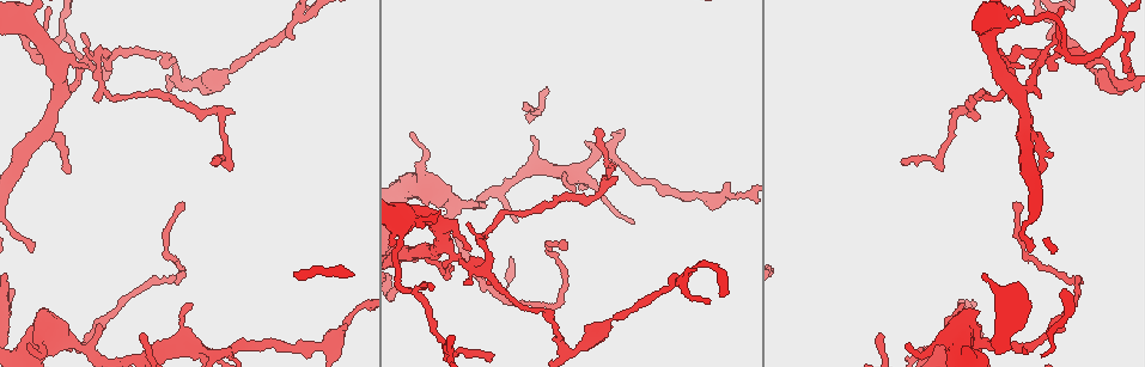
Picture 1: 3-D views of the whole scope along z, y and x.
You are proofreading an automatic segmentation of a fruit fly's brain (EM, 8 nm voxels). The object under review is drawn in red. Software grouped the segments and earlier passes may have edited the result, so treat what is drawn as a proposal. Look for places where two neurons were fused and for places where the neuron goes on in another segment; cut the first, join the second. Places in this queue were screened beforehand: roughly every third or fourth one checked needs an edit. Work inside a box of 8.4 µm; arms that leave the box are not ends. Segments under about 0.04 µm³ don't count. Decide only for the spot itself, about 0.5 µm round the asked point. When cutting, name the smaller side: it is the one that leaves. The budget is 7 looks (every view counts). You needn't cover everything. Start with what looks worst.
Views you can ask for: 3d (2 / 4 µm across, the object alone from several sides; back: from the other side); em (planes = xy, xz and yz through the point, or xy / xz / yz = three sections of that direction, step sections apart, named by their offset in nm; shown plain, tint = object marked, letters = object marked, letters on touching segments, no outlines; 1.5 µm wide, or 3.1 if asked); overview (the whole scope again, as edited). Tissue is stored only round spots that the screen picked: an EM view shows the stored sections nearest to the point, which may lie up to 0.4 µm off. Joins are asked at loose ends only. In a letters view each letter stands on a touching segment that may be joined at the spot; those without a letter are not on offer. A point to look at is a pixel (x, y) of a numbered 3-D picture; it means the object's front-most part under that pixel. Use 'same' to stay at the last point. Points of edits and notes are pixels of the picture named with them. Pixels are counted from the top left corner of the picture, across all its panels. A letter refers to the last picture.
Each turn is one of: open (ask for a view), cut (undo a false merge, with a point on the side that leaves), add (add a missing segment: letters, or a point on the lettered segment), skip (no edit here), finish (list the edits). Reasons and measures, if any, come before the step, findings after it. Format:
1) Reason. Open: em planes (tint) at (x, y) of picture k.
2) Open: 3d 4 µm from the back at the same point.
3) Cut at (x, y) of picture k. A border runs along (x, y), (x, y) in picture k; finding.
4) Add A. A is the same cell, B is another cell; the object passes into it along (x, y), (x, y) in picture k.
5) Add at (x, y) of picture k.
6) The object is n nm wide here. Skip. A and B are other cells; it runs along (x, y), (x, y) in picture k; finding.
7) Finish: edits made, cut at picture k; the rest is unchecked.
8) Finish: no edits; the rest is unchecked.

Abrupt turn. Open: em planes (letters) at (485, 271) of picture 1.

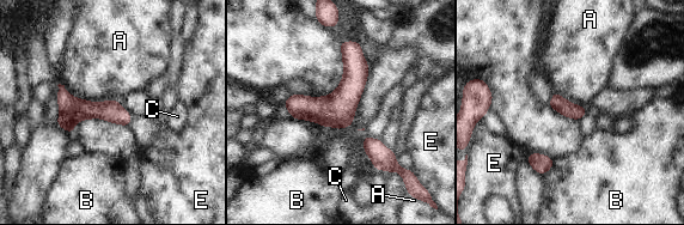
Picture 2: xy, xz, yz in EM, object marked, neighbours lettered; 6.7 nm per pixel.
The object is 110 nm wide here. Skip. A, B, C and E are other cells; continuous, no second neuron.

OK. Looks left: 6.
Thin end. Open: 3d 4 µm from the back at (28, 344) of picture 1.

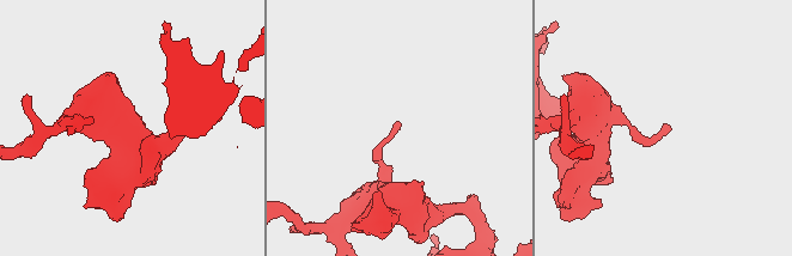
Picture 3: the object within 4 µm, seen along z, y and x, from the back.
Need the tissue. Open: em planes (letters) at (397, 132) of picture 3.

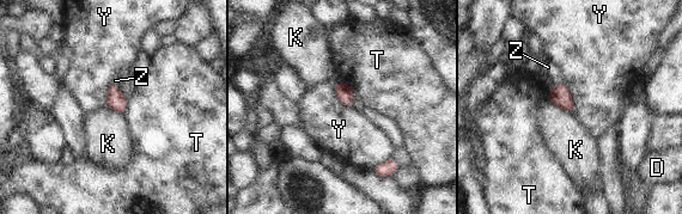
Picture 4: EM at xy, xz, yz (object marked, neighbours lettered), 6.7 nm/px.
The longest contact is with Y, 220 nm. Add Z. Z is the same cell, D, K, T and Y are other cells; the object passes into it along (560, 96), (560, 84), (548, 67) in picture 4; it goes on there.

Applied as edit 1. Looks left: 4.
Redraw. Open: overview.

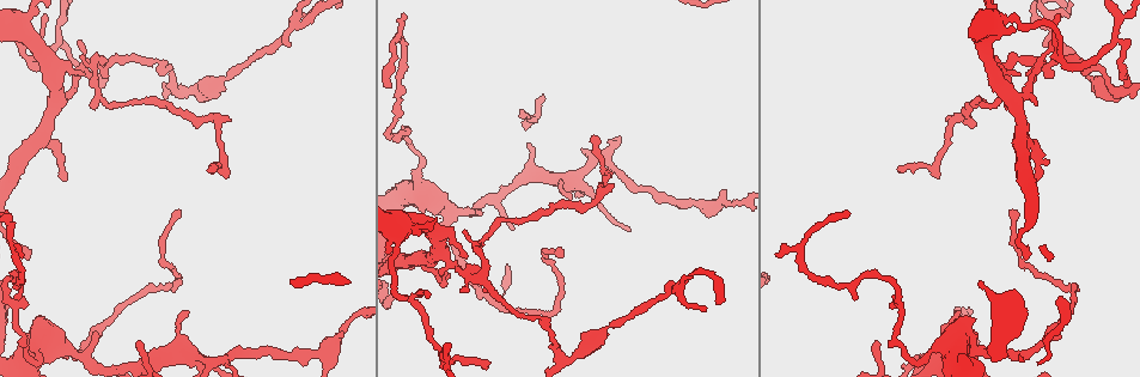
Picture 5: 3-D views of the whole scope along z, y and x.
An open end. Open: em xy step 4 (letters) at (449, 275) of picture 5.

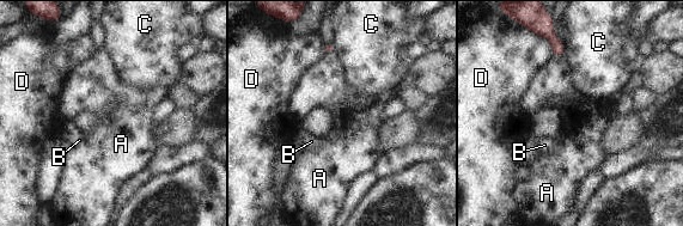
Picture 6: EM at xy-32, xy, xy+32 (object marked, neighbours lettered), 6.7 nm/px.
Open: em yz step 8 (letters) at the same point.

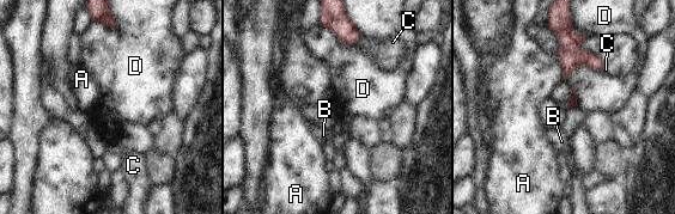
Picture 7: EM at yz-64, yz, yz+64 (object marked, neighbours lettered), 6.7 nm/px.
The longest contact is with D, 240 nm. Skip. A, B, C and D are other cells; a border runs along (555, 53), (565, 80) in picture 7; none of them fits.

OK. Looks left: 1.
Finish: edits made, add at picture 4; the rest is unchecked.

